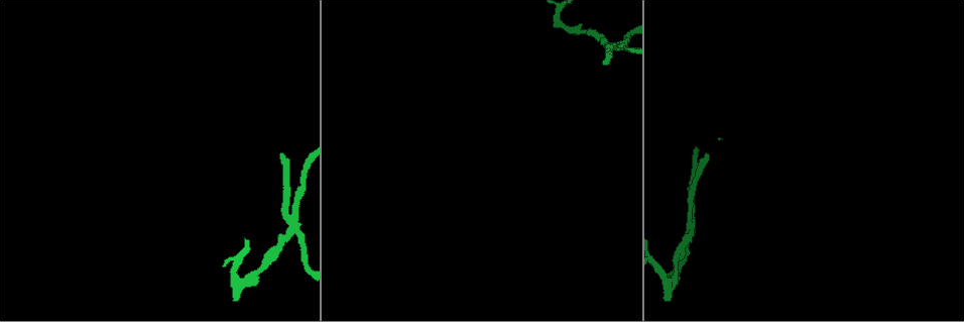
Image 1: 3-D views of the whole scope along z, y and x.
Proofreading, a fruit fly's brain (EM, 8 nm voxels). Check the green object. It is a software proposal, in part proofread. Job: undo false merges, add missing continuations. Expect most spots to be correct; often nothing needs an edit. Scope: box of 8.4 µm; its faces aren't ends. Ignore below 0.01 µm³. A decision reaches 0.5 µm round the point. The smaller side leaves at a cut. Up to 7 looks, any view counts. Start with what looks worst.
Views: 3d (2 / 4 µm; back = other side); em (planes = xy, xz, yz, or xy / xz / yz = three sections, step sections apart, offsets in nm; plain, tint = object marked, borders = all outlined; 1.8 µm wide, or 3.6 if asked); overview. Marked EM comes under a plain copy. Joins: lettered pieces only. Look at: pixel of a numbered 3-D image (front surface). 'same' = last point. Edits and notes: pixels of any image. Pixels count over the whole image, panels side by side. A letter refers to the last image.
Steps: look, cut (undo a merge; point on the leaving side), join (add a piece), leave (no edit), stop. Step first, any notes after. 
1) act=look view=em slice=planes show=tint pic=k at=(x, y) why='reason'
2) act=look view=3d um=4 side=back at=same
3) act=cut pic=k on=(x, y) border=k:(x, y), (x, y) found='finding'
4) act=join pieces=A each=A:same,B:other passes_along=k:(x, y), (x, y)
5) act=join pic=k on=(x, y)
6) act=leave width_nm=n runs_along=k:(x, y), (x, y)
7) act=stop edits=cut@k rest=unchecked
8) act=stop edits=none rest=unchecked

act=look view=3d um=2 pic=1 at=(615, 47) why='abrupt turn'

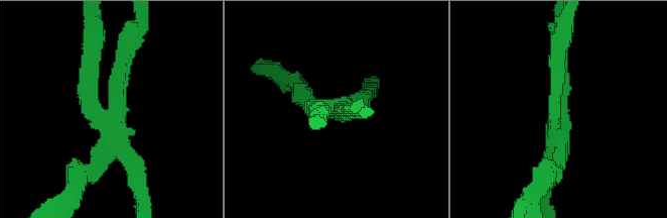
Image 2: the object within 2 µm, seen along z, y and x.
act=look view=em slice=planes show=borders pic=2 at=(115, 145) arms=4 why='shape alone is not enough'

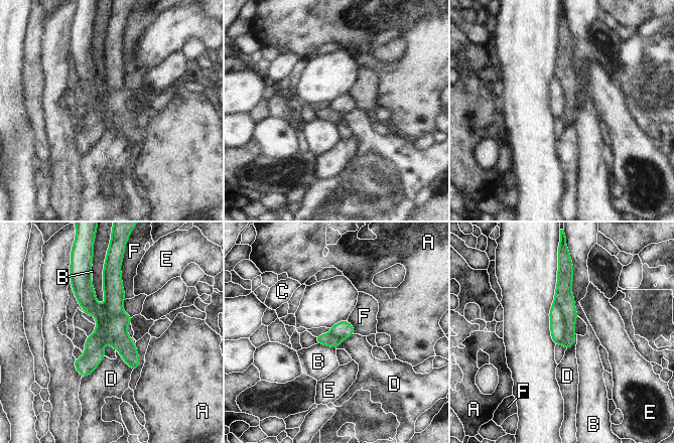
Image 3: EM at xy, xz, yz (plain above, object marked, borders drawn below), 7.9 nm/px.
act=cut pic=3 on=(557, 326) width_nm=160 each=A:other,B:other,C:other,D:other,E:other,F:other part_leaving=3:(80, 283), (134, 366) found='two cells meet here'

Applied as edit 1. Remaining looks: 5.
act=look view=em slice=planes show=tint pic=1 at=(559, 25) why='branch stops here'

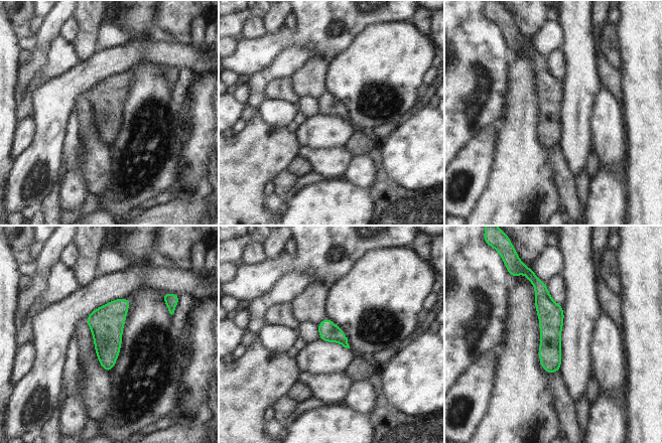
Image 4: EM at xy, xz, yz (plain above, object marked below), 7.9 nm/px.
act=look view=em slice=planes show=borders at=same why='see the neighbours'

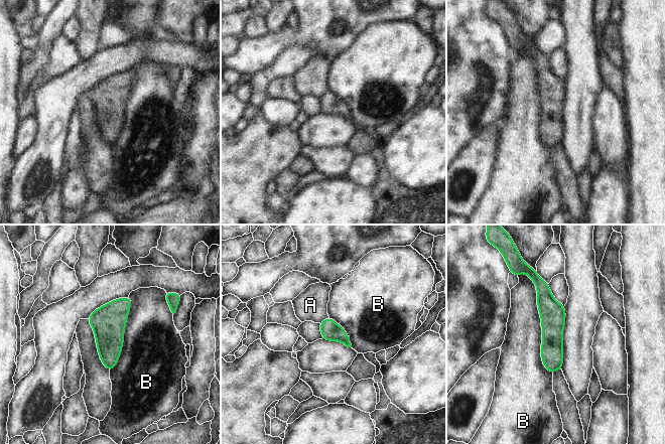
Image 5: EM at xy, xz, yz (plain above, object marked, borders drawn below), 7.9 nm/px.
act=leave each=A:other,B:other runs_along=5:(538, 281), (552, 312), (552, 370) found='no lettered piece goes on from it'

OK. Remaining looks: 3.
act=stop edits=cut@3 rest=unchecked

